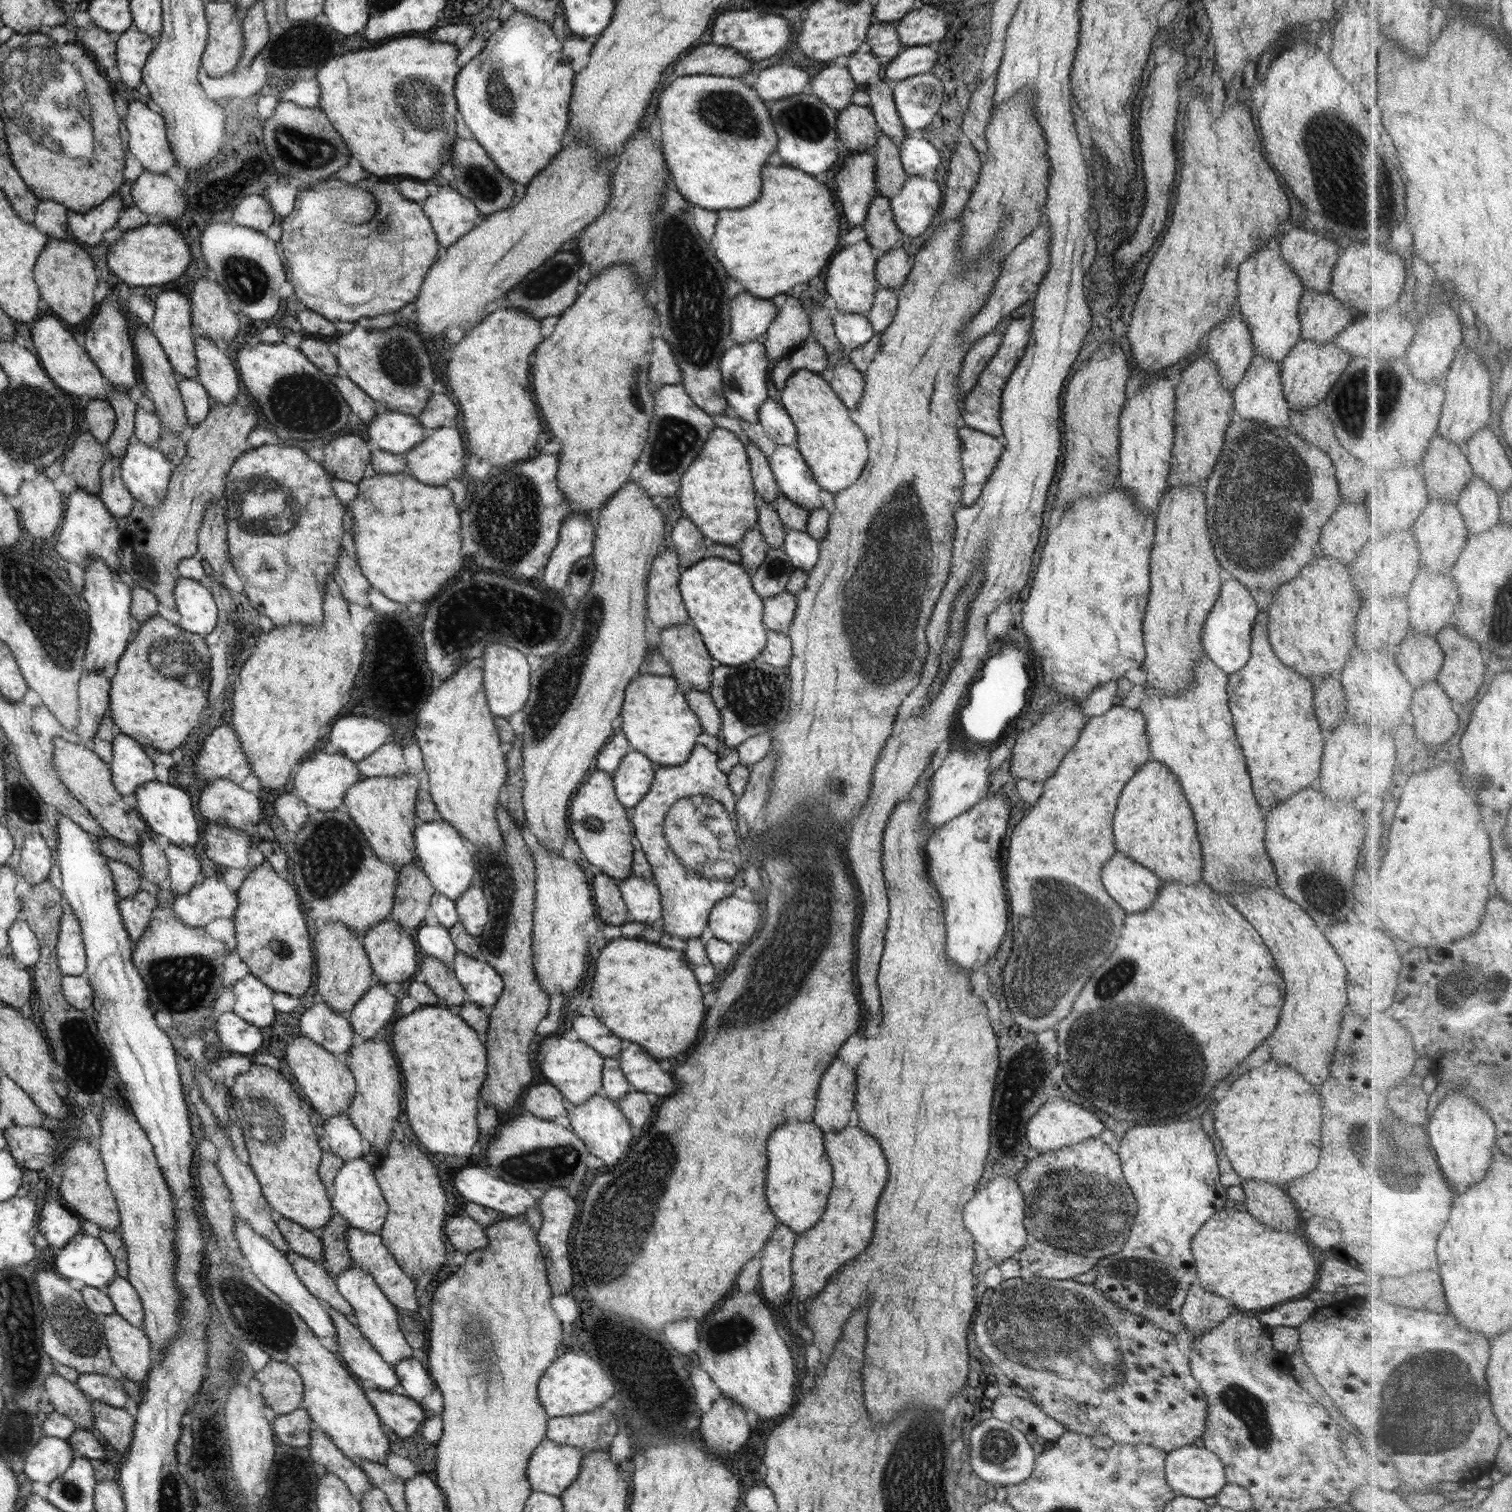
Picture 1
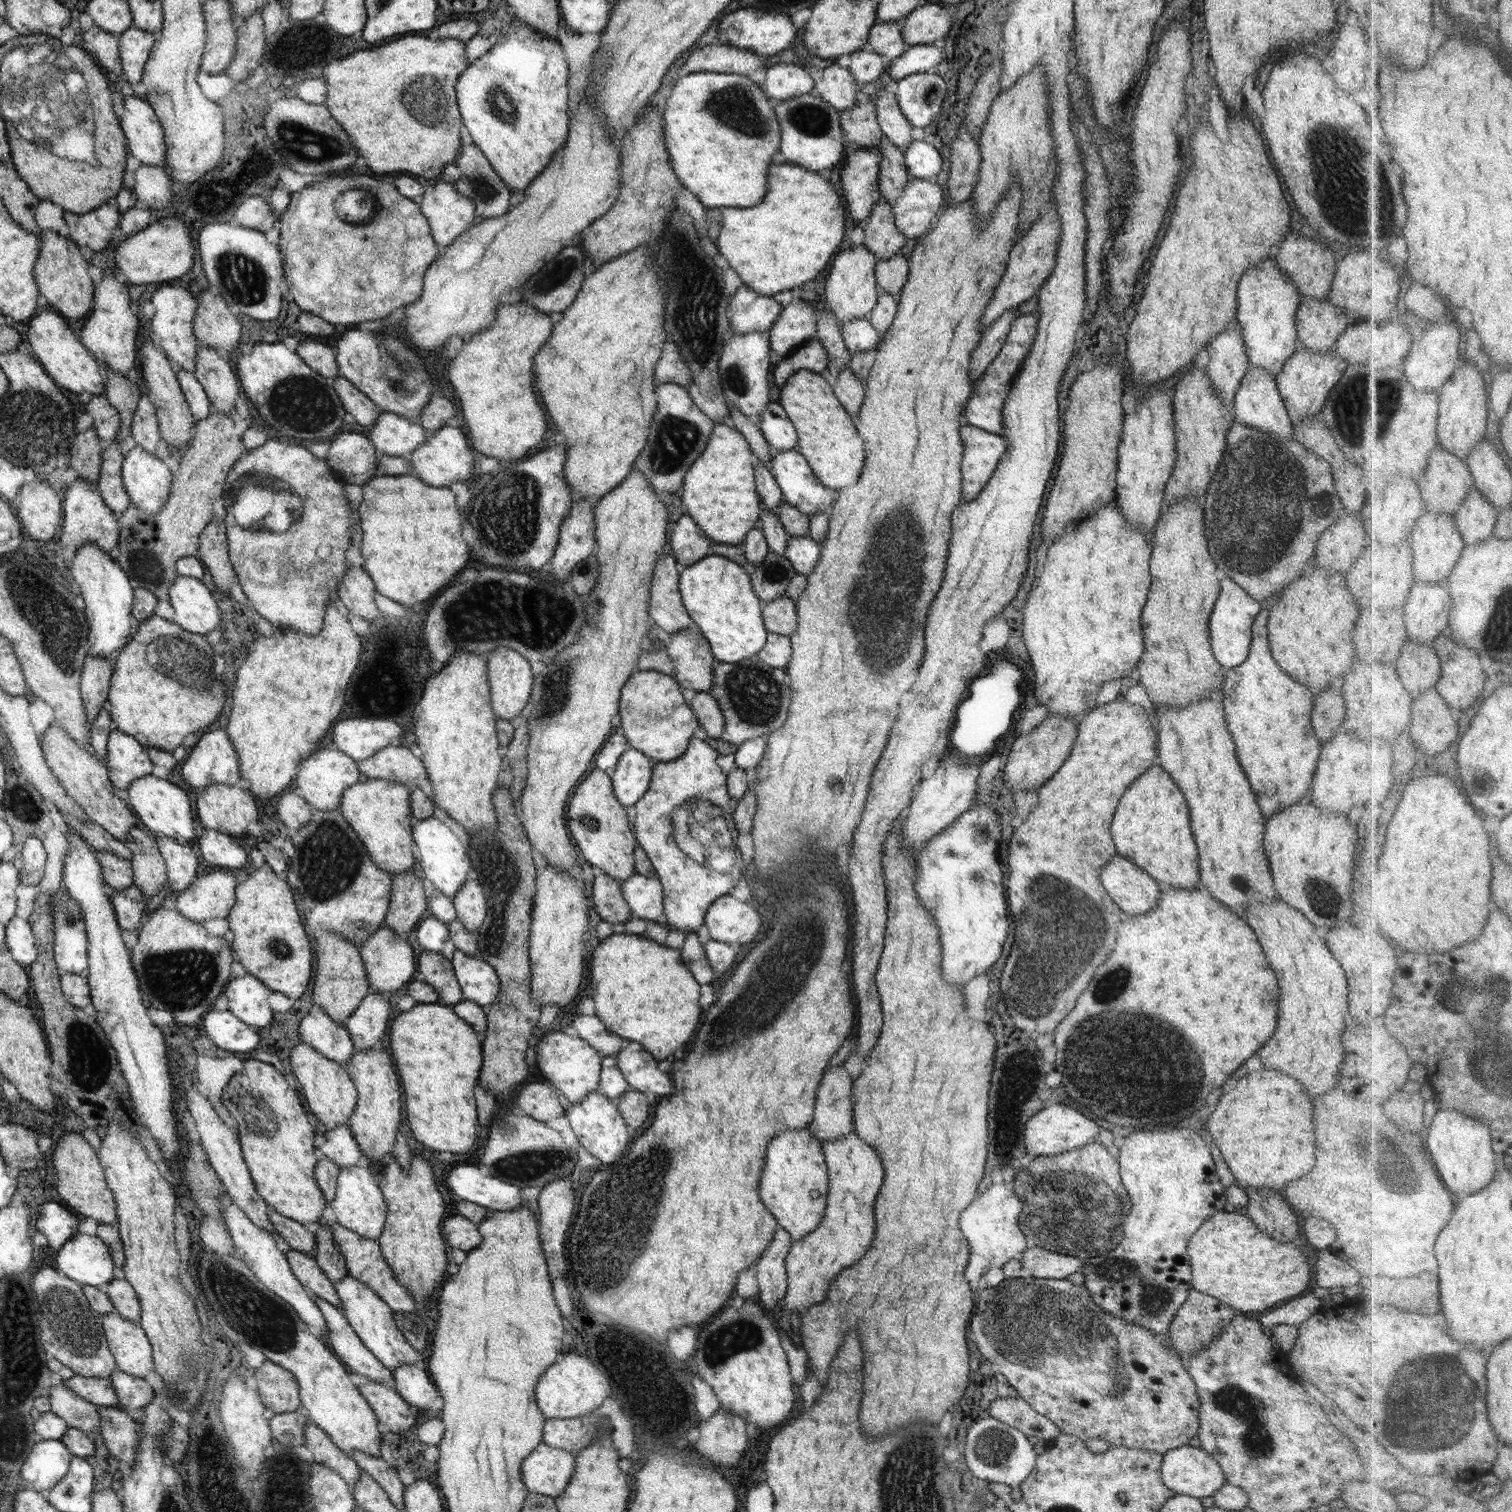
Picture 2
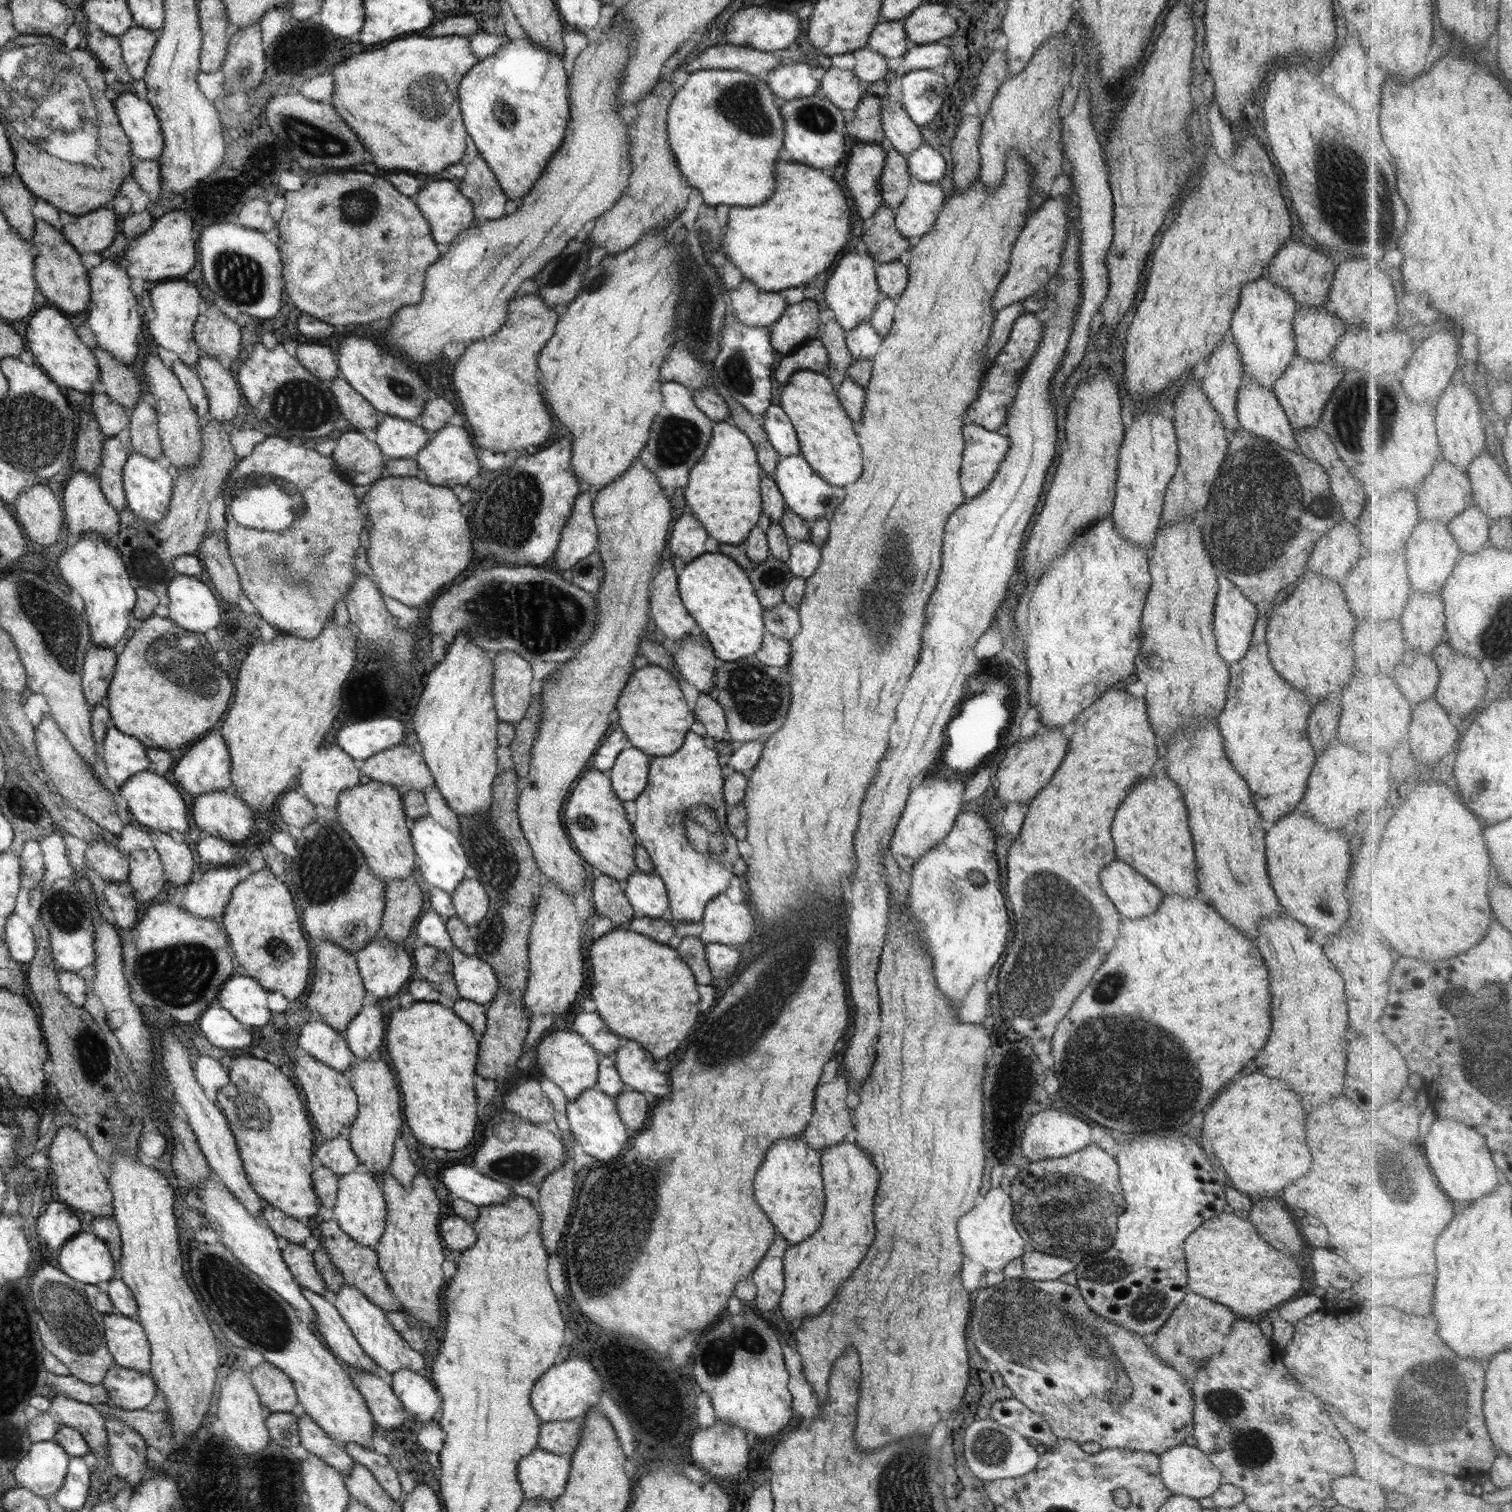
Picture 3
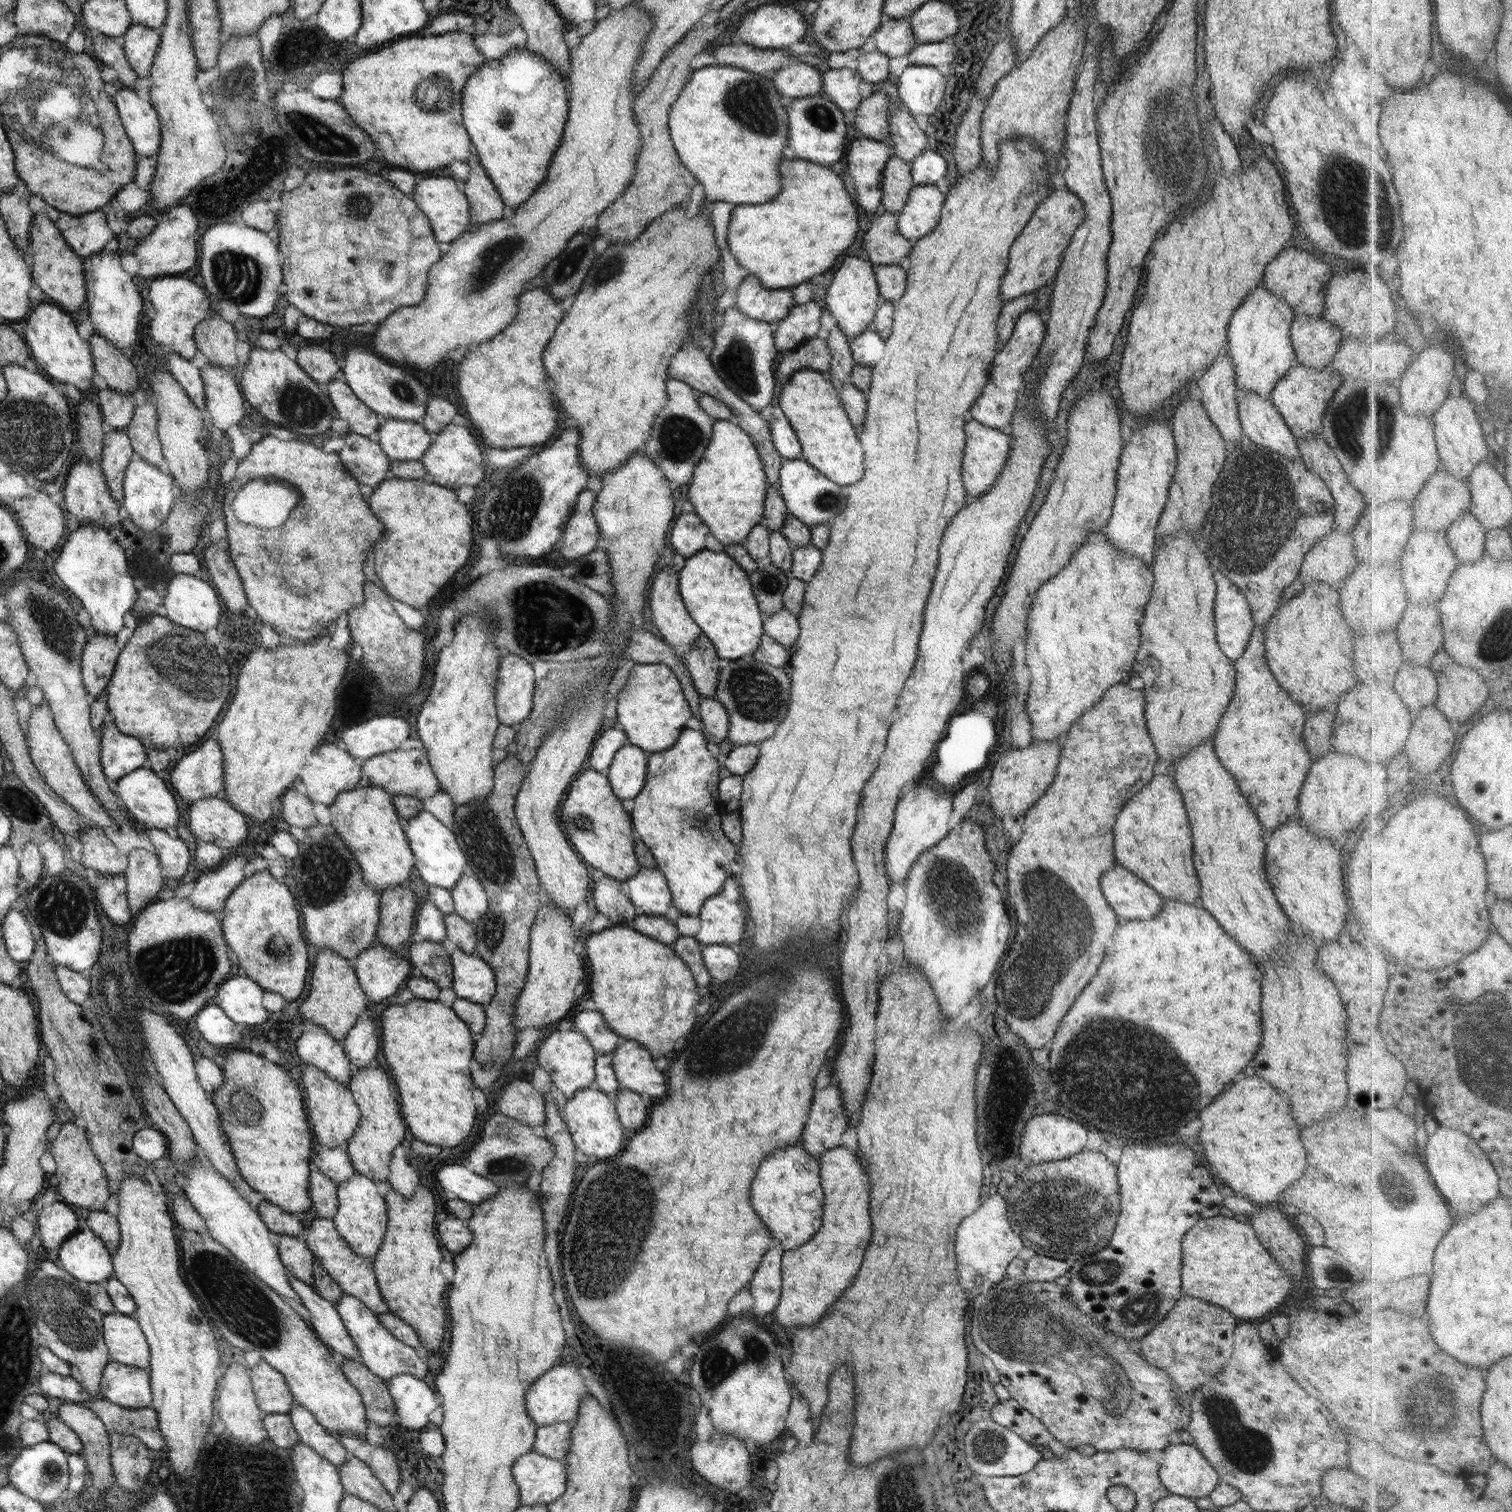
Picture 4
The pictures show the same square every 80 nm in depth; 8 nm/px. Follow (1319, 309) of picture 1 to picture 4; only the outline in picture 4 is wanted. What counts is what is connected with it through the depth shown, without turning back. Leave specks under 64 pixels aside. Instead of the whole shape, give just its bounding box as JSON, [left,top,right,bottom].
[1289,315,1343,368]

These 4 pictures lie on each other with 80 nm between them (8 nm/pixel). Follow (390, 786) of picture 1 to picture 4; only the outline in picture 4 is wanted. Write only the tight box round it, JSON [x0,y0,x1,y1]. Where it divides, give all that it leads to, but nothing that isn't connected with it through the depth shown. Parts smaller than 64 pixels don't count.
[329,786,414,892]

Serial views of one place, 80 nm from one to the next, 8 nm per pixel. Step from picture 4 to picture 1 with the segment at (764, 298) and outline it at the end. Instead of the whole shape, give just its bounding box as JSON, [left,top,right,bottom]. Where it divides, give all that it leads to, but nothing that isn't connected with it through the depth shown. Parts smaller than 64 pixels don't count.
[730,292,779,344]

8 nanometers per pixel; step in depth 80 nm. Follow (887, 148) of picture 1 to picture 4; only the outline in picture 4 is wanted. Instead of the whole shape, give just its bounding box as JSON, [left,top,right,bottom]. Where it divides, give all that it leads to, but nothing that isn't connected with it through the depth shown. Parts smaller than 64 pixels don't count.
[881,154,916,214]

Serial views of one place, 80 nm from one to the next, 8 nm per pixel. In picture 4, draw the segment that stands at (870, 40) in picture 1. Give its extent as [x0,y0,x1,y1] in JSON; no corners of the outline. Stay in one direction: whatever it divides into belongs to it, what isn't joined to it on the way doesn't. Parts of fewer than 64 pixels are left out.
[872,18,918,58]

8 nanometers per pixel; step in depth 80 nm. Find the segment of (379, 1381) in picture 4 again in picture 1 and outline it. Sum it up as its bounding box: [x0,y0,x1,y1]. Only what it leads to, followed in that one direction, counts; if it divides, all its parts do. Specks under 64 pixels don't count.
[367,1389,430,1438]

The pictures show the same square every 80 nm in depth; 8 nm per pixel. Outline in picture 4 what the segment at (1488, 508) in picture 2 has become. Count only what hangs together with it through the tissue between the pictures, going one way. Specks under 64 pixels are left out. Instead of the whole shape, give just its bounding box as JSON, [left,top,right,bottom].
[1449,511,1487,564]

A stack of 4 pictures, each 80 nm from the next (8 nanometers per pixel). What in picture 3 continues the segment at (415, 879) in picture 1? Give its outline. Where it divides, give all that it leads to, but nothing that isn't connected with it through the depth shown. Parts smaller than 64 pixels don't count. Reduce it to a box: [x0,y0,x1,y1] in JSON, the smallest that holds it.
[378,874,424,943]

